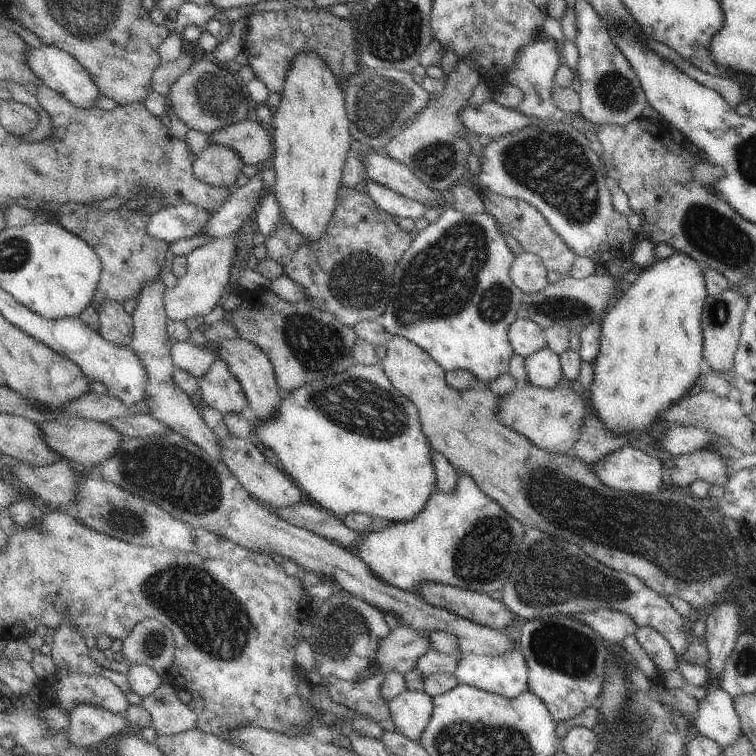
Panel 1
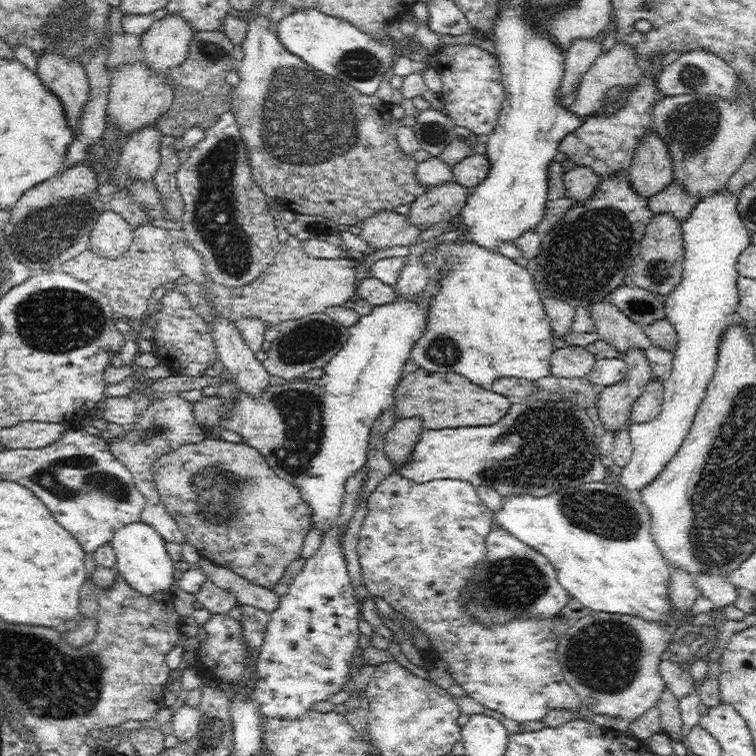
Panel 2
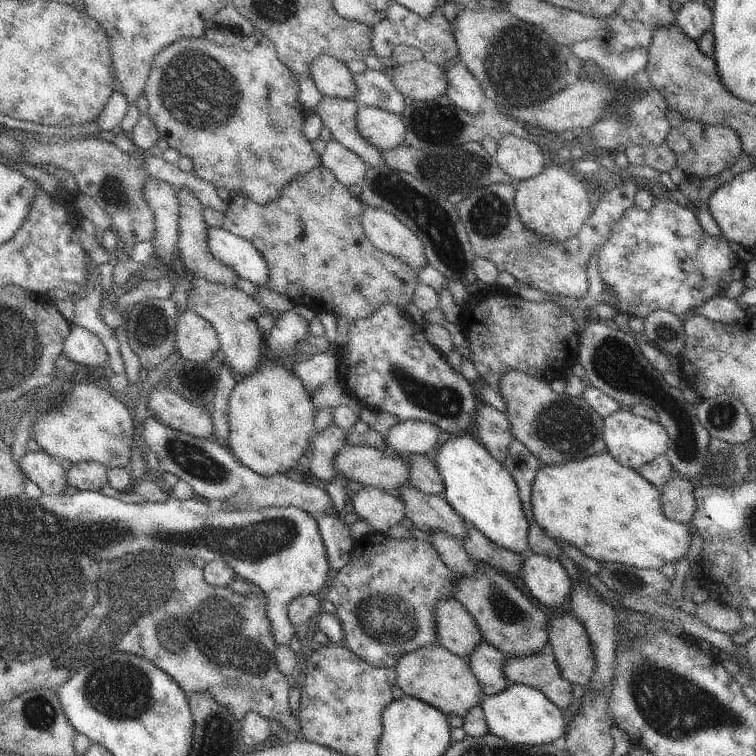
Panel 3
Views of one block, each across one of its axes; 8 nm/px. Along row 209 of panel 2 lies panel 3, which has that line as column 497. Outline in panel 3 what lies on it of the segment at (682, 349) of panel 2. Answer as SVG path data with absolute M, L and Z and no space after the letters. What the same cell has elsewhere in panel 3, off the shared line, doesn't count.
M510 683L506 690L492 696L485 695L481 704L488 732L515 745L542 746L561 741L566 732L562 711L538 689Z

